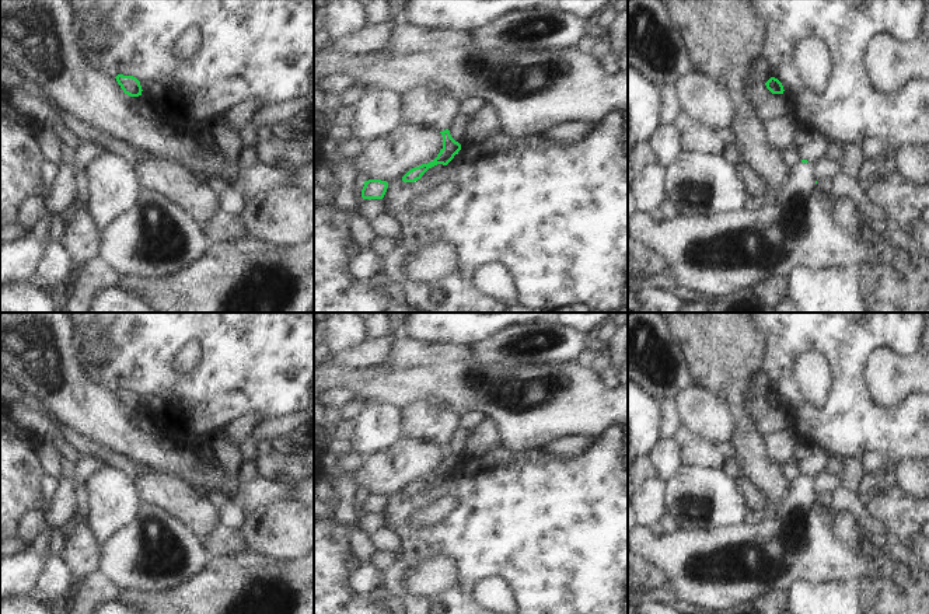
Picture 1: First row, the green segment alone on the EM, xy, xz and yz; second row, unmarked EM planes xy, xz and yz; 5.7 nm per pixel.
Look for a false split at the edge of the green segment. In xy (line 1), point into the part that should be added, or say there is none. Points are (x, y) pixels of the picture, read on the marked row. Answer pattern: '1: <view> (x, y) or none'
1: none

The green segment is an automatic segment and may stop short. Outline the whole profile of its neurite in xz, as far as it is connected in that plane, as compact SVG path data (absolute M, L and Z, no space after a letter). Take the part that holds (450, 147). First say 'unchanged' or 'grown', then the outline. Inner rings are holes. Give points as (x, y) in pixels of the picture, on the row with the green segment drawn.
unchanged; M446 129L446 130L440 132L440 133L443 136L443 149L440 150L437 157L433 161L427 163L427 164L422 164L419 167L415 167L415 168L409 170L402 177L404 182L415 182L415 181L420 179L422 175L429 168L432 168L432 167L434 167L437 164L447 165L454 158L454 156L458 154L458 151L461 150L461 144L451 137L450 130Z

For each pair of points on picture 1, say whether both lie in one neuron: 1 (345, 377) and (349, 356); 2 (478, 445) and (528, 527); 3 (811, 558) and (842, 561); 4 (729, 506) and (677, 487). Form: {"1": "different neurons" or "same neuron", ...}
{"1": "different neurons", "2": "different neurons", "3": "same neuron", "4": "same neuron"}

